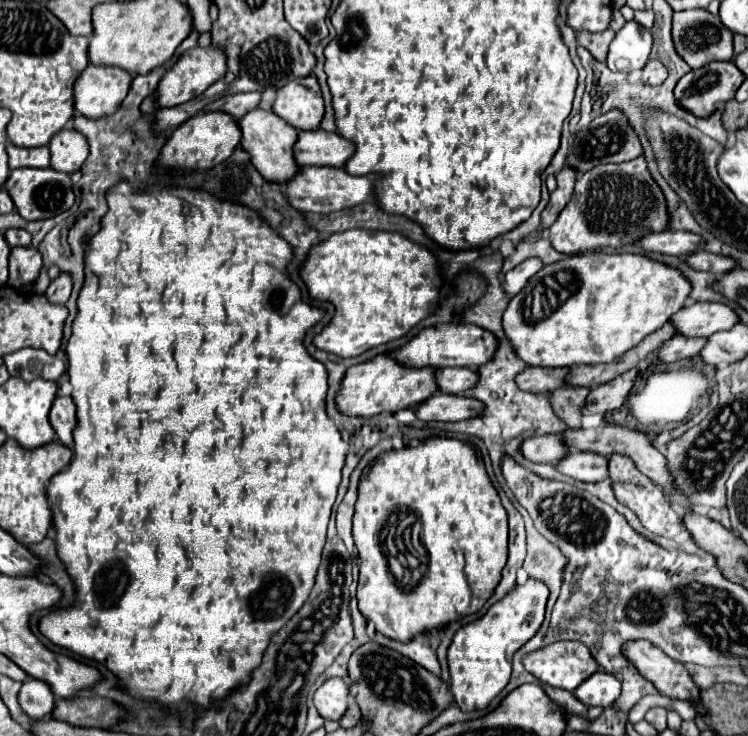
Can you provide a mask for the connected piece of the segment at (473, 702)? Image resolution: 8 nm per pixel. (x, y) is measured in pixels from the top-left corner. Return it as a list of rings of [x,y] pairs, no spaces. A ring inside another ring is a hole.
[[[538,580],[516,586],[508,596],[494,604],[482,618],[460,628],[448,648],[450,692],[462,712],[484,710],[508,684],[512,674],[512,656],[540,628],[544,620],[548,588]]]

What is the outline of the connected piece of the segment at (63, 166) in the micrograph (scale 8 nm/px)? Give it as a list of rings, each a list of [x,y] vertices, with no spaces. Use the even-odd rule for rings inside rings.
[[[64,128],[50,140],[50,152],[54,170],[74,174],[80,170],[80,166],[88,156],[86,136],[72,128]]]

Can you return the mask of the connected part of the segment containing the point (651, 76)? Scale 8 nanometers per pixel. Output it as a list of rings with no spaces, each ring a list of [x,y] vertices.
[[[648,60],[644,70],[642,70],[642,82],[650,84],[650,86],[660,86],[666,80],[668,72],[664,68],[664,64],[660,64],[660,60]]]

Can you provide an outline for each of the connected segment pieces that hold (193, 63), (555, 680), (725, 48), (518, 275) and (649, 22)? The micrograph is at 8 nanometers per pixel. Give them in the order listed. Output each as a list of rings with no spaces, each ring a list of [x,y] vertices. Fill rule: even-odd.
[[[210,46],[210,48],[192,48],[188,52],[184,52],[178,62],[162,76],[158,88],[156,88],[156,106],[158,108],[172,108],[178,104],[184,104],[188,100],[192,100],[194,96],[200,96],[208,86],[212,86],[214,82],[218,82],[220,78],[224,78],[226,74],[226,56],[222,50]]]
[[[554,642],[524,658],[524,666],[540,682],[574,690],[598,670],[596,660],[582,642]]]
[[[682,10],[672,14],[672,40],[676,52],[684,58],[690,68],[706,66],[714,60],[730,60],[732,58],[732,32],[724,28],[718,16],[708,10]]]
[[[530,258],[530,260],[518,264],[516,268],[512,268],[512,270],[504,276],[504,282],[502,282],[504,294],[512,298],[516,292],[520,292],[520,290],[524,288],[524,284],[530,280],[530,276],[534,276],[540,268],[542,268],[542,262],[540,262],[538,258]]]
[[[636,10],[634,12],[634,19],[643,28],[651,29],[654,24],[655,14],[652,10]]]

